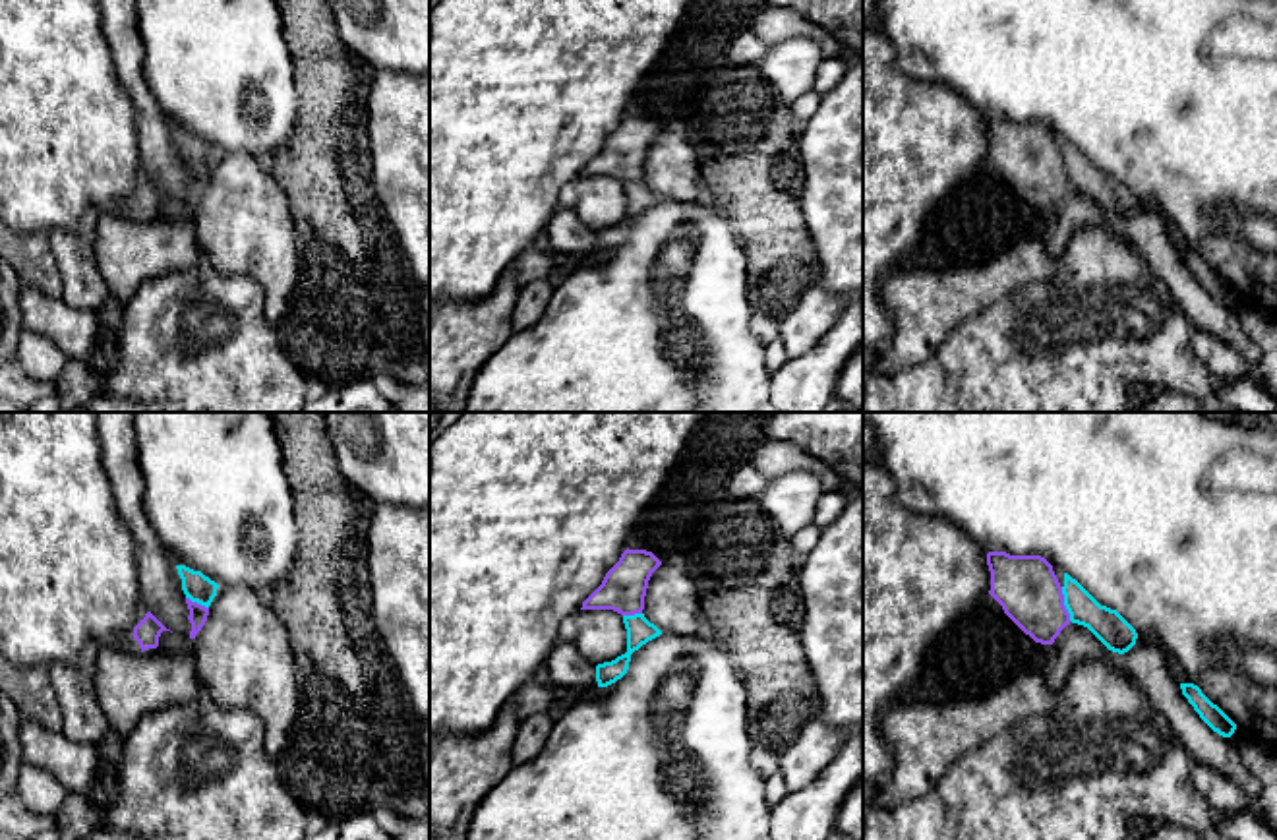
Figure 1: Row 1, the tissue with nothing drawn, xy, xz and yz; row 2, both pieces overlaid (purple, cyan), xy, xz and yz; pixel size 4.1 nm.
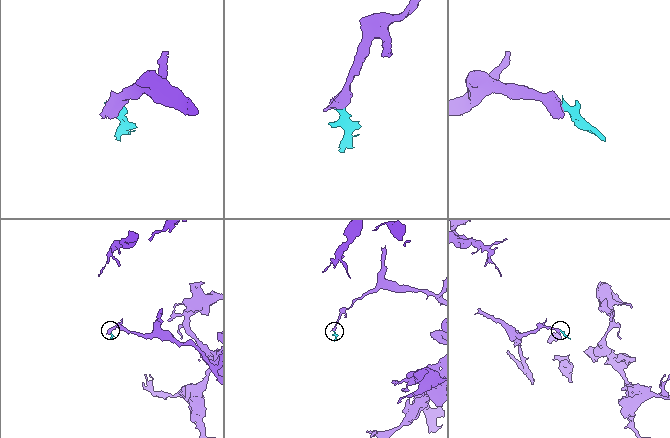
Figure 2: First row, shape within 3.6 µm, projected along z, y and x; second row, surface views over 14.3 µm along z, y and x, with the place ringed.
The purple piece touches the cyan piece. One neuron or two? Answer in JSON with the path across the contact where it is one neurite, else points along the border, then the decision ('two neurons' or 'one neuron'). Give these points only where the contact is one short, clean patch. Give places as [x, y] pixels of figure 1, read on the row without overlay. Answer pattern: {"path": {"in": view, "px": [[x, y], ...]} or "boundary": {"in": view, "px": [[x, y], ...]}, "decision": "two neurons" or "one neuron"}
{"boundary": {"in": "yz", "px": [[1061, 153], [1070, 186]]}, "decision": "two neurons"}

